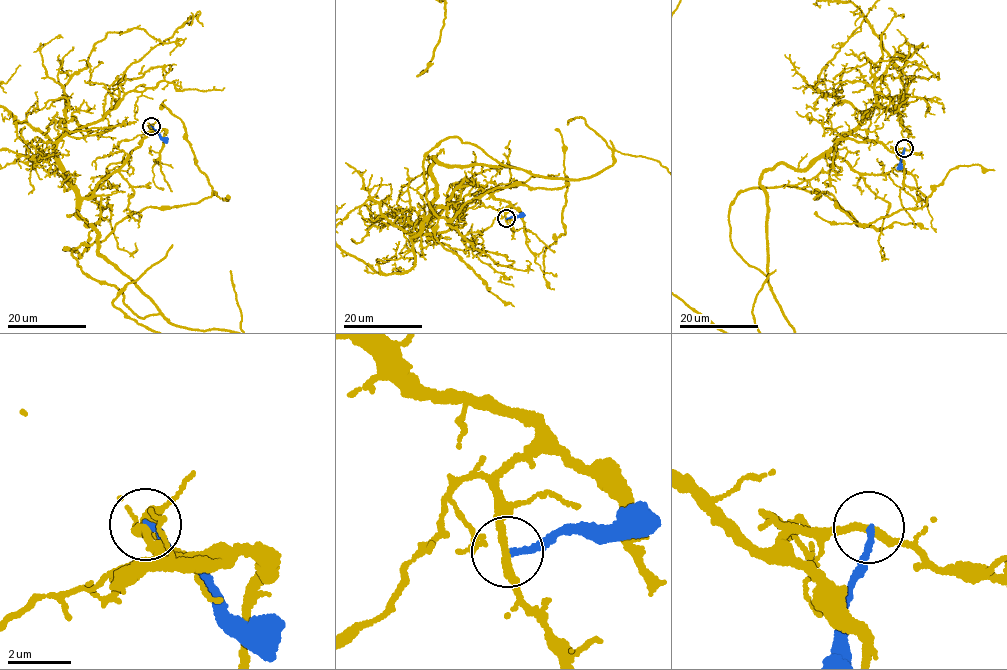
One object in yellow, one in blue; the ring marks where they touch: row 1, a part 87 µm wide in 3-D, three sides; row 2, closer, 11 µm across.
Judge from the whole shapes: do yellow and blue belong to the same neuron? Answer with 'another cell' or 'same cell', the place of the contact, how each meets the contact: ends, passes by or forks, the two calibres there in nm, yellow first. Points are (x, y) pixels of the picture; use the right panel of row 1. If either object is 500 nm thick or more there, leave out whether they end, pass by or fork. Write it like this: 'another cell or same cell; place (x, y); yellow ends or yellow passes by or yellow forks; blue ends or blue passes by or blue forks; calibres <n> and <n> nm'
another cell; place (904, 148); yellow passes by; blue ends; calibres 220 and 200 nm

